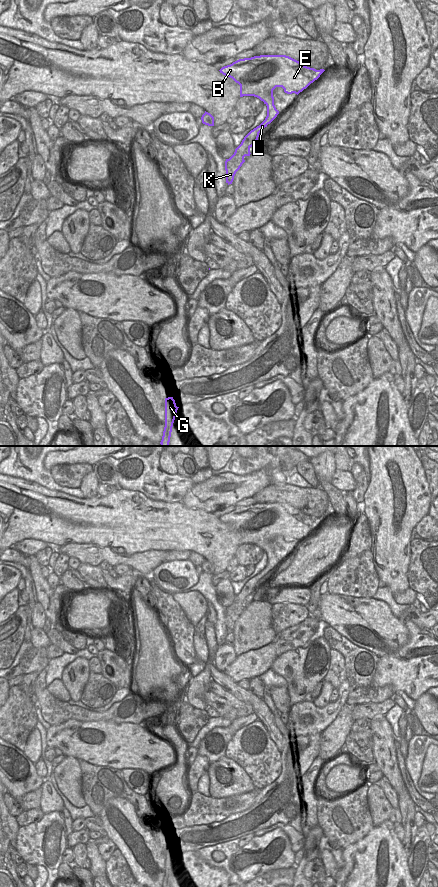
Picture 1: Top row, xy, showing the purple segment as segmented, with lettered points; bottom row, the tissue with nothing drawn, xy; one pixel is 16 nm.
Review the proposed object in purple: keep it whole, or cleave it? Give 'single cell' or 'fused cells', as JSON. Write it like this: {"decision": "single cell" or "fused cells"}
{"decision": "fused cells"}

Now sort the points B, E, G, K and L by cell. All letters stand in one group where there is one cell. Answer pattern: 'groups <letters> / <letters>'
groups B E L / G K

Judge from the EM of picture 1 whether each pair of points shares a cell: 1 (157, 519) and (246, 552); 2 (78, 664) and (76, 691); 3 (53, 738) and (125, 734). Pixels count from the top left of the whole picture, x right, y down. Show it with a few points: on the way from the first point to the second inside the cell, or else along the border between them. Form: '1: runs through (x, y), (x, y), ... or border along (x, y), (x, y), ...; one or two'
1: border along (240, 545), (234, 556); two
2: runs through (78, 671), (76, 674), (76, 684); one
3: runs through (71, 738), (78, 739), (87, 744), (107, 744); one

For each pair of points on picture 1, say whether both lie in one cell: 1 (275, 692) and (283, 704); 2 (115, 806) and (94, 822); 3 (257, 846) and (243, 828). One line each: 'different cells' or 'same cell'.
1: same cell
2: different cells
3: different cells

